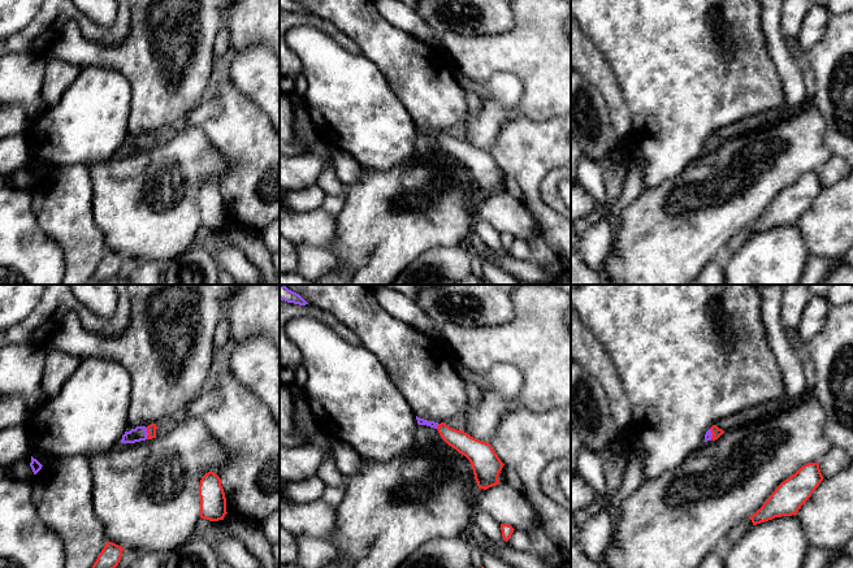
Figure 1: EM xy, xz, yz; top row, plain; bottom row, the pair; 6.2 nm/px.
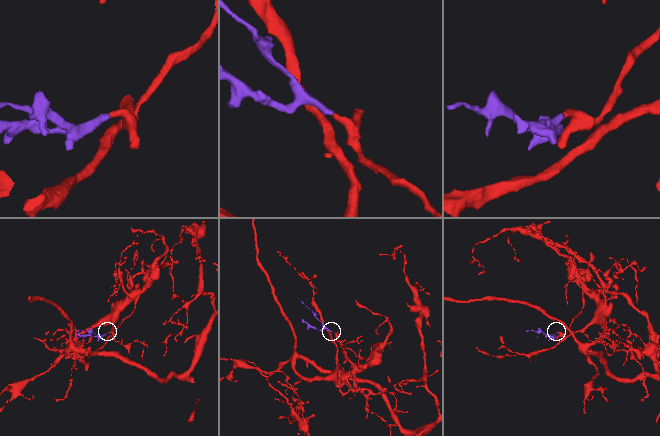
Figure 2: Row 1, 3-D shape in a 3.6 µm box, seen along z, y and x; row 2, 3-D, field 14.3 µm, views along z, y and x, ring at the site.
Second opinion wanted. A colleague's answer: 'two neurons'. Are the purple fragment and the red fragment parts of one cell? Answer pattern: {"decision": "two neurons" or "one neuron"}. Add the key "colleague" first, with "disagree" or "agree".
{"colleague": "disagree", "decision": "one neuron"}

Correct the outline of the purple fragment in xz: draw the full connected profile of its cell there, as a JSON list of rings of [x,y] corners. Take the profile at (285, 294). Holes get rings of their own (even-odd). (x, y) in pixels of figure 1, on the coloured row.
[[[280,285],[280,299],[299,305],[308,304],[299,294],[289,290],[285,285]]]

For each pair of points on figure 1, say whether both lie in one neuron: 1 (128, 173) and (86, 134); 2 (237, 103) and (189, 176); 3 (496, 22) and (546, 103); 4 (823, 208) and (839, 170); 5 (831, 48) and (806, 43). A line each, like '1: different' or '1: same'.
1: different
2: different
3: different
4: different
5: different

